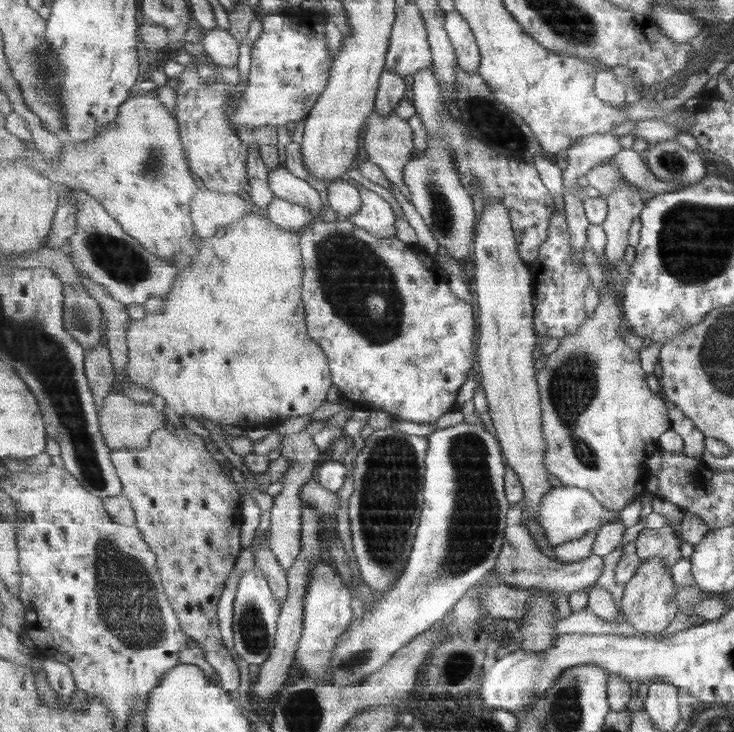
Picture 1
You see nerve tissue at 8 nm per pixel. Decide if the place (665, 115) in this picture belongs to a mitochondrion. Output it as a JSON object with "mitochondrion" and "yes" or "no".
{"mitochondrion":"no"}

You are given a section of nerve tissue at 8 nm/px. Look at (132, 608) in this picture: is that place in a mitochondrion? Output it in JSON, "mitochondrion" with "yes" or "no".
{"mitochondrion":"yes"}

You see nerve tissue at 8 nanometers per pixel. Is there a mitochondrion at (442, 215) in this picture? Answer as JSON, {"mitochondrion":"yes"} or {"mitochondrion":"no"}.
{"mitochondrion":"yes"}

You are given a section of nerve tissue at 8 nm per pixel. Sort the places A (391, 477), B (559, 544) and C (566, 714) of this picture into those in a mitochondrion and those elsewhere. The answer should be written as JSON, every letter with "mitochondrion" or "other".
{"A":"mitochondrion","B":"other","C":"mitochondrion"}

